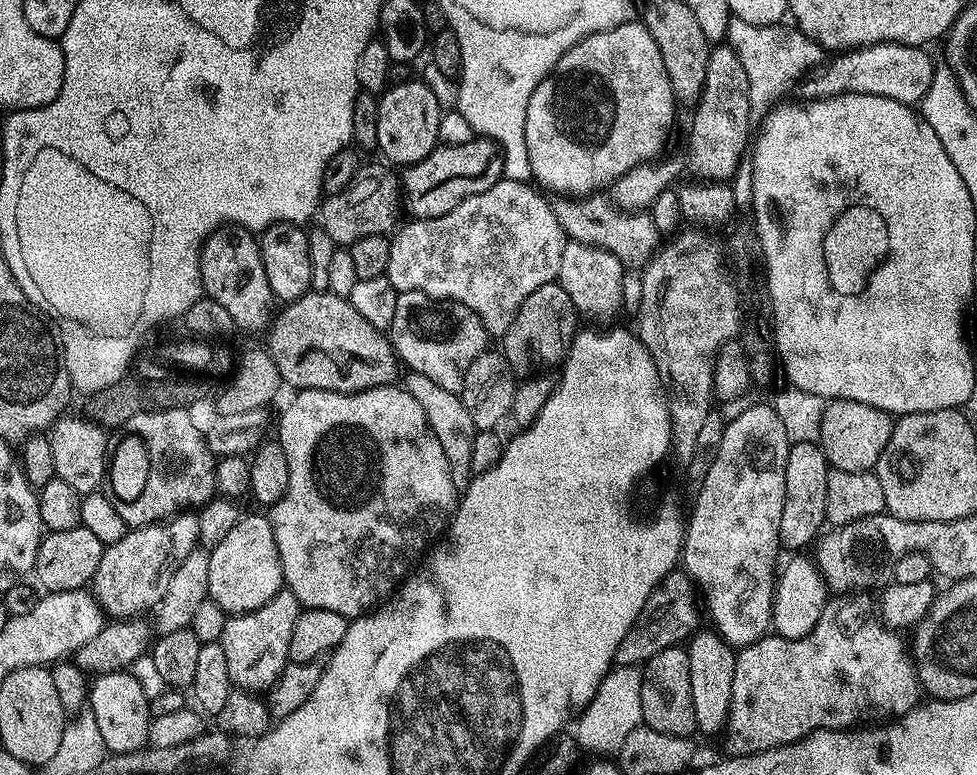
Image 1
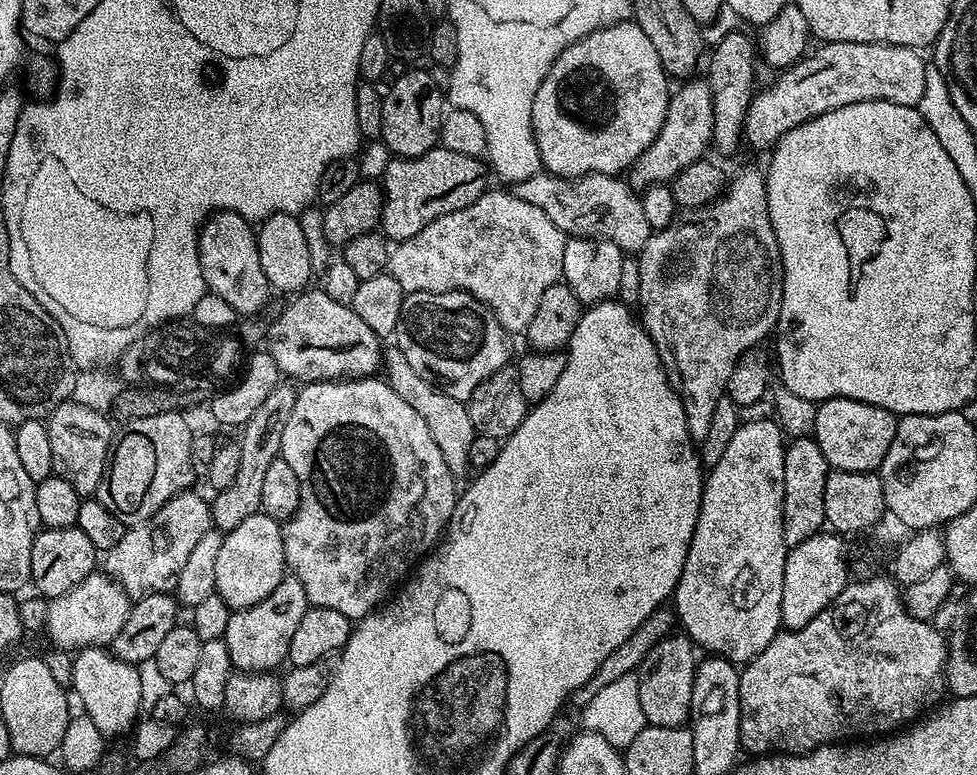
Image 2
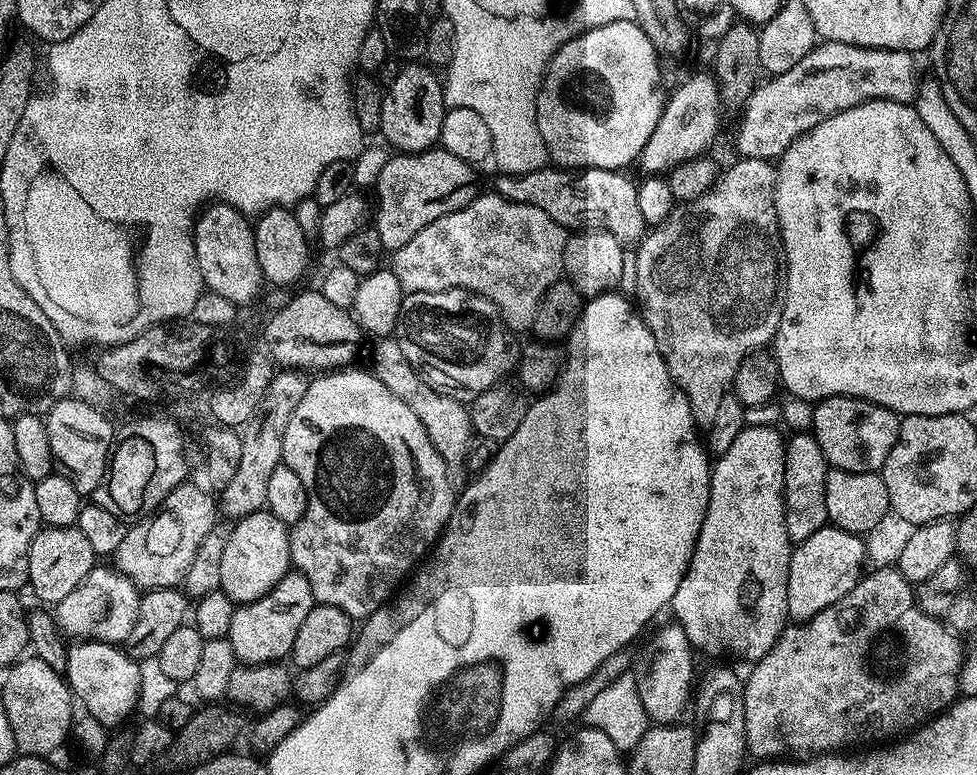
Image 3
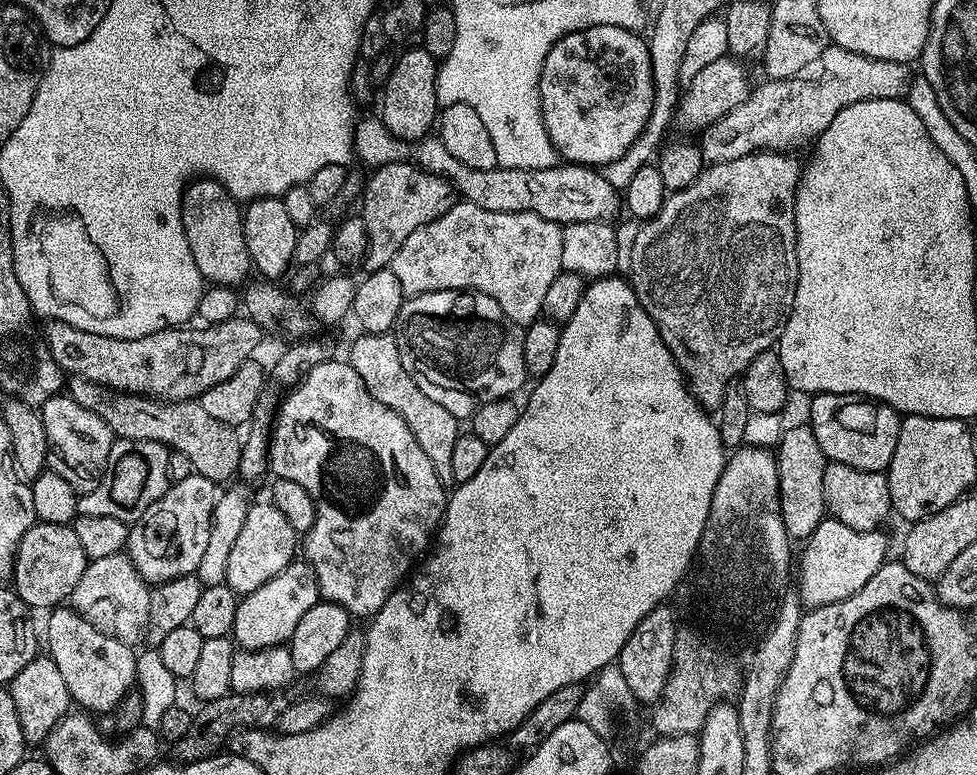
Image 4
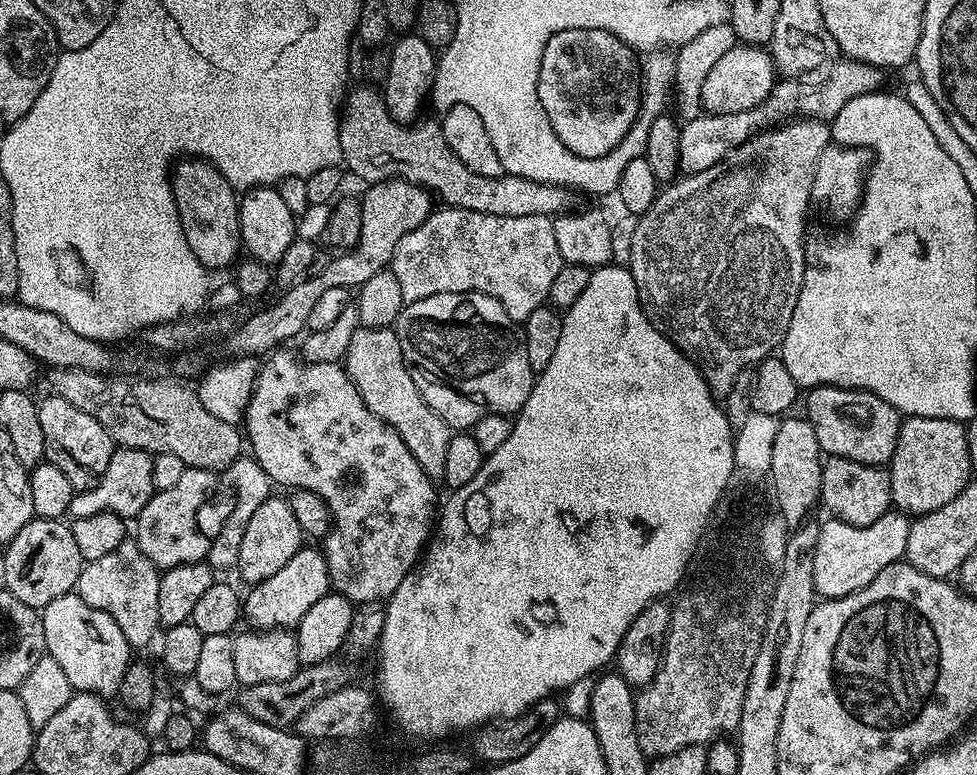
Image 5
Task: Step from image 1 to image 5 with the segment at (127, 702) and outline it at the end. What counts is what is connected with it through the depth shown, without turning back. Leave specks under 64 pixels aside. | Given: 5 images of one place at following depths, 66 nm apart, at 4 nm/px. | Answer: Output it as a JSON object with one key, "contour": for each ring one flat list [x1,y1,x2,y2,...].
{"contour":[[70,591,62,594,62,598,54,598,54,602,43,608,40,621,47,655,62,666,72,689,105,698,119,693,122,674,126,674,126,666,133,659,134,652,110,613,90,606,75,591]]}

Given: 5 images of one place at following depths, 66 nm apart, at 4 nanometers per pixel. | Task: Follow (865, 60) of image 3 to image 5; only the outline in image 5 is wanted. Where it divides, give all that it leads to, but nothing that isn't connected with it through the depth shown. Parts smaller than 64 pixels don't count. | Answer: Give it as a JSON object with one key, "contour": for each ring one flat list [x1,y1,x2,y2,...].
{"contour":[[837,58,823,71,802,73,795,79,781,79,772,93,762,103,750,110,730,114,701,114,687,121,681,127,678,154,680,155,680,172,691,174,701,172,714,166,723,156,735,150,739,144,746,142,757,132,769,126,779,125,789,118,807,118,831,122,842,110,850,98,862,94,881,91,885,73,872,64,863,64,860,60]]}

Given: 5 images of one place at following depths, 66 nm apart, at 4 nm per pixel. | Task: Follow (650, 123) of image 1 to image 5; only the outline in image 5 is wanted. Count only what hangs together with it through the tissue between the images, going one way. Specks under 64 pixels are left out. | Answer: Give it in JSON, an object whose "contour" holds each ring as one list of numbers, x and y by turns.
{"contour":[[575,28,562,30,546,42,546,50,542,50,540,69,538,70,538,102,542,102,542,110,546,110,546,118,550,118,550,126,554,126,554,134,574,154,582,158,602,158,626,138,631,124,636,120,640,108,642,64,637,53,614,34,606,30,590,30]]}

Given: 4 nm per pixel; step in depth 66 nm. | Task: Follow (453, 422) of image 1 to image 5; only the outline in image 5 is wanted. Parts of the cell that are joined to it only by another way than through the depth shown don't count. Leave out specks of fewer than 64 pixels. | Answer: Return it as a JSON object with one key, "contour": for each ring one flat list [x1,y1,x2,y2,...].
{"contour":[[361,326,350,338,350,350,344,355,342,367,347,372,362,402,379,420,387,422,406,442,410,454,418,458,418,466,434,482,443,481,446,474,446,446,450,446,453,429,422,398,414,378,410,378,408,364,402,354,400,339,391,327,365,328]]}

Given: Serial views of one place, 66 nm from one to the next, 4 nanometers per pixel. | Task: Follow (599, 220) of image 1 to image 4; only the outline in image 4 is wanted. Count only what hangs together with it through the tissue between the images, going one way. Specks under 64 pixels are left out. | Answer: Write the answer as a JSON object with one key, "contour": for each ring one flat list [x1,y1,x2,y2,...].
{"contour":[[432,134,427,138,419,141,415,145,416,148,412,152,411,159,423,171,430,174,438,174,443,180,449,180,452,187,467,203,474,206,482,206,482,210,494,210,495,212,533,212,542,218,546,218,550,222,561,226,573,224,574,222,594,222,602,220,611,221,612,215,616,211,621,211,622,196,617,188,610,186,607,179,591,176,591,171,585,170,579,164,561,163,554,168,546,170,514,170,513,168,501,168,499,166,491,168,489,172,482,170,474,170,467,168,462,162,458,162,458,158,454,158,454,154,450,154,450,150,446,150,446,146,440,141,439,135]]}

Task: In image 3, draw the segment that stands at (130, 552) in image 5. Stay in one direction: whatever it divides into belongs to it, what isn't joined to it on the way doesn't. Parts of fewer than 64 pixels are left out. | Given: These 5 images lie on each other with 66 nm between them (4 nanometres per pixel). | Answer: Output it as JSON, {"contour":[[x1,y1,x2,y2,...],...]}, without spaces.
{"contour":[[97,566,90,570,90,574,86,574,86,578,82,578,82,582,78,582,78,586,74,590,70,590,70,594,66,594,66,598,62,598,60,604,55,605,54,615,61,633,68,635,69,632,70,635,76,636,72,638,100,640,104,644,120,646,127,641,130,630,134,630,140,598,141,593,136,585,130,583,115,567]]}

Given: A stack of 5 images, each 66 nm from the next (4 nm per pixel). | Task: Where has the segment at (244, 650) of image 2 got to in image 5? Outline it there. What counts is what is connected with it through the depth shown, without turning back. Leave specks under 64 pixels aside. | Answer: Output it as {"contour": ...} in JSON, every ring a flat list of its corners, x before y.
{"contour":[[301,546,296,551,294,558,282,566,282,570,270,574,262,582,251,585,247,589,246,595,242,600,242,616,245,621,249,620,251,627,256,630,266,628,287,628,295,629,300,623,302,614,318,602,318,598,327,596,330,591,330,581,328,579,328,563,323,551,319,547,308,548]]}

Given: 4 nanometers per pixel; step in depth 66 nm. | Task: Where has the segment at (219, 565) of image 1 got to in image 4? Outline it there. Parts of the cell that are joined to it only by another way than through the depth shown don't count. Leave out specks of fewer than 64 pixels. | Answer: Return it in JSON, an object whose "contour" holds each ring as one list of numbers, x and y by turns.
{"contour":[[271,502,253,503,246,514,246,523,230,550,224,583,229,584,238,594,258,590,258,586,270,582,274,574,278,574,286,565,291,564,297,552,298,533,283,516,282,510,278,510,278,506]]}

